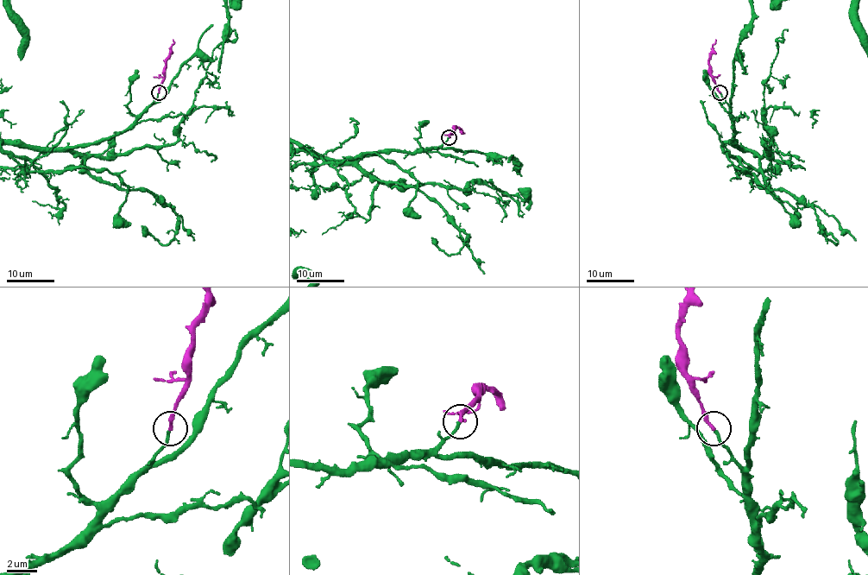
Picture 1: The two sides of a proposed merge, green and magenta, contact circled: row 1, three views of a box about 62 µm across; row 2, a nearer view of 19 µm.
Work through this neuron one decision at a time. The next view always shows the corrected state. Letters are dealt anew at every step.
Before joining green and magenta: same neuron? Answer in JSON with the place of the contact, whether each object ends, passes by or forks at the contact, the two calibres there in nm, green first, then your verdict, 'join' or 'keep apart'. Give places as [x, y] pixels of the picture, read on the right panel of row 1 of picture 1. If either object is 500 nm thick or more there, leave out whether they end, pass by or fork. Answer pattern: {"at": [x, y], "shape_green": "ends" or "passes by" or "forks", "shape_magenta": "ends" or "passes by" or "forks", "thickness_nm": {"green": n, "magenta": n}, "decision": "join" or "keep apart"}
{"at": [720, 92], "shape_green": "ends", "shape_magenta": "ends", "thickness_nm": {"green": 190, "magenta": 240}, "decision": "join"}

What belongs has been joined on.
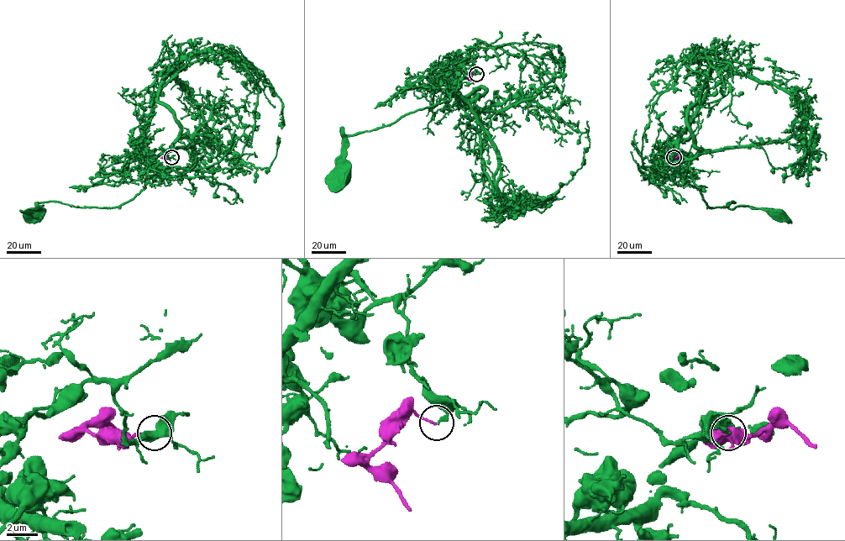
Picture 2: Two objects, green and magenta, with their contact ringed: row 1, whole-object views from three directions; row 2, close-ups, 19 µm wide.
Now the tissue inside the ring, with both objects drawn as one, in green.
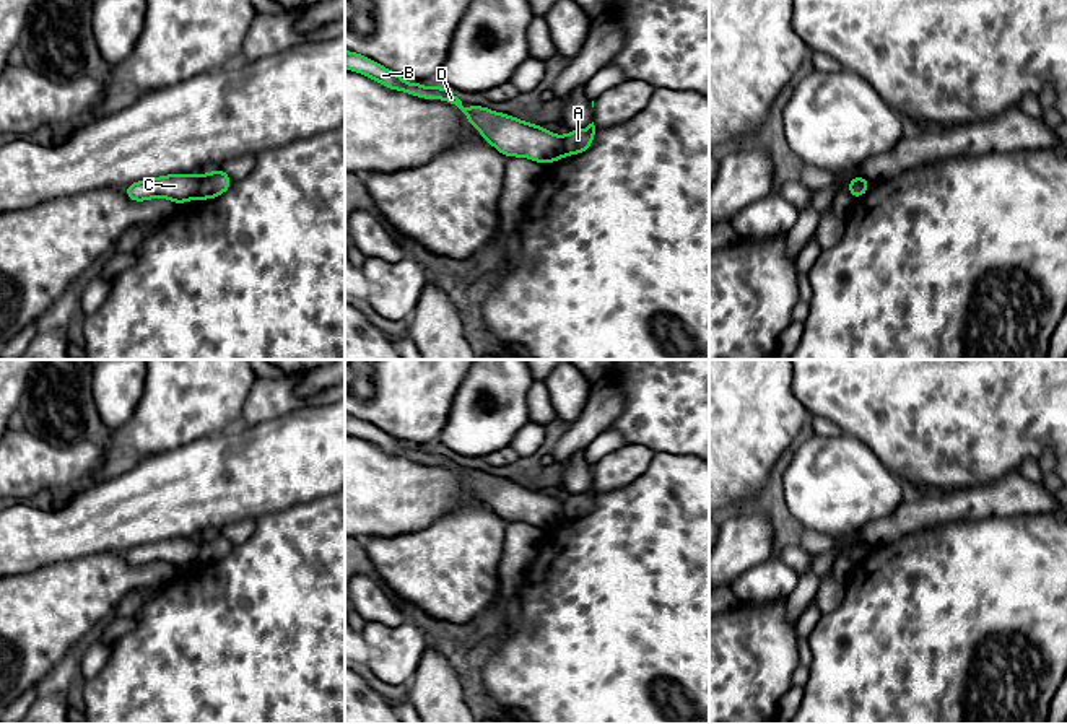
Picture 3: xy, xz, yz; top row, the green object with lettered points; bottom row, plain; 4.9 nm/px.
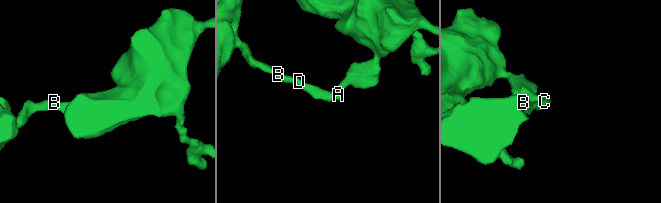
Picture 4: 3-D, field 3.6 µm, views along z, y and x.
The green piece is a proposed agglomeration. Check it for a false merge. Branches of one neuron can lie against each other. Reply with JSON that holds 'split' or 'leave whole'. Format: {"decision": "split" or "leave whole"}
{"decision": "split"}

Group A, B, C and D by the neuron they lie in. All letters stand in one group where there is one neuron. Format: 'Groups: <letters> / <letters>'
Groups: A / B C D

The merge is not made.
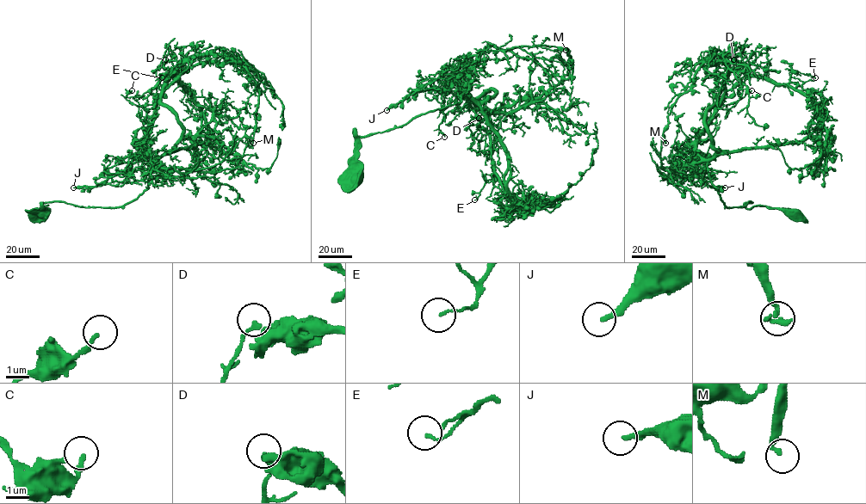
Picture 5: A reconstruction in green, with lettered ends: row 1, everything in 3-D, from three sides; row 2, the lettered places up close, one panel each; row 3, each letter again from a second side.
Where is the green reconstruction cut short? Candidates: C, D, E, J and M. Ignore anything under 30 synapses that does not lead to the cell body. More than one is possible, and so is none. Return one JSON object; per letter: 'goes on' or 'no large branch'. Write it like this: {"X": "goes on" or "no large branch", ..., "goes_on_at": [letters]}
{"C": "no large branch", "D": "no large branch", "E": "no large branch", "J": "no large branch", "M": "goes on", "goes_on_at": ["M"]}

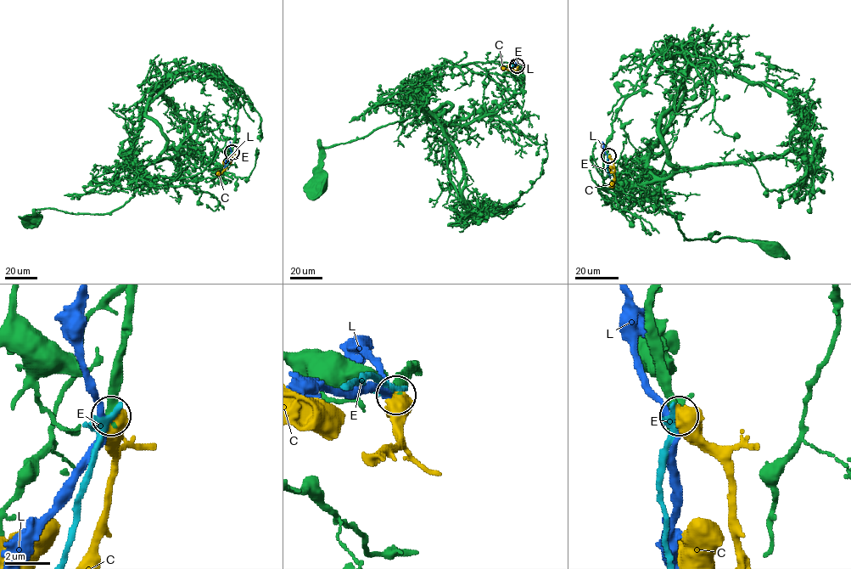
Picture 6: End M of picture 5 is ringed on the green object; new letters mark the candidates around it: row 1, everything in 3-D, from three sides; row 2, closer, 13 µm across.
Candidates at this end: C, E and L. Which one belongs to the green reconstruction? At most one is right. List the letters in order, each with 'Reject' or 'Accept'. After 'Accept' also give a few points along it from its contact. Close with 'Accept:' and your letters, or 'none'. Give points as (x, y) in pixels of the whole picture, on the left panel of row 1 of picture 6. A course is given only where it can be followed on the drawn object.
C: Accept. Its course: (232, 152), (231, 162), (215, 175)
E: Reject
L: Reject
Accept: C

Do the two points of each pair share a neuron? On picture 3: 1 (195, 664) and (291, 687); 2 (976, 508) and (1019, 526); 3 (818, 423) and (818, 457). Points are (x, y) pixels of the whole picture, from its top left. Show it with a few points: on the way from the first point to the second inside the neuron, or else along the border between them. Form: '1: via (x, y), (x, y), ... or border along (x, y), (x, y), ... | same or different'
1: via (220, 687), (267, 687) | same
2: border along (1033, 513), (958, 521) | different
3: border along (841, 433), (831, 436), (814, 435) | different

